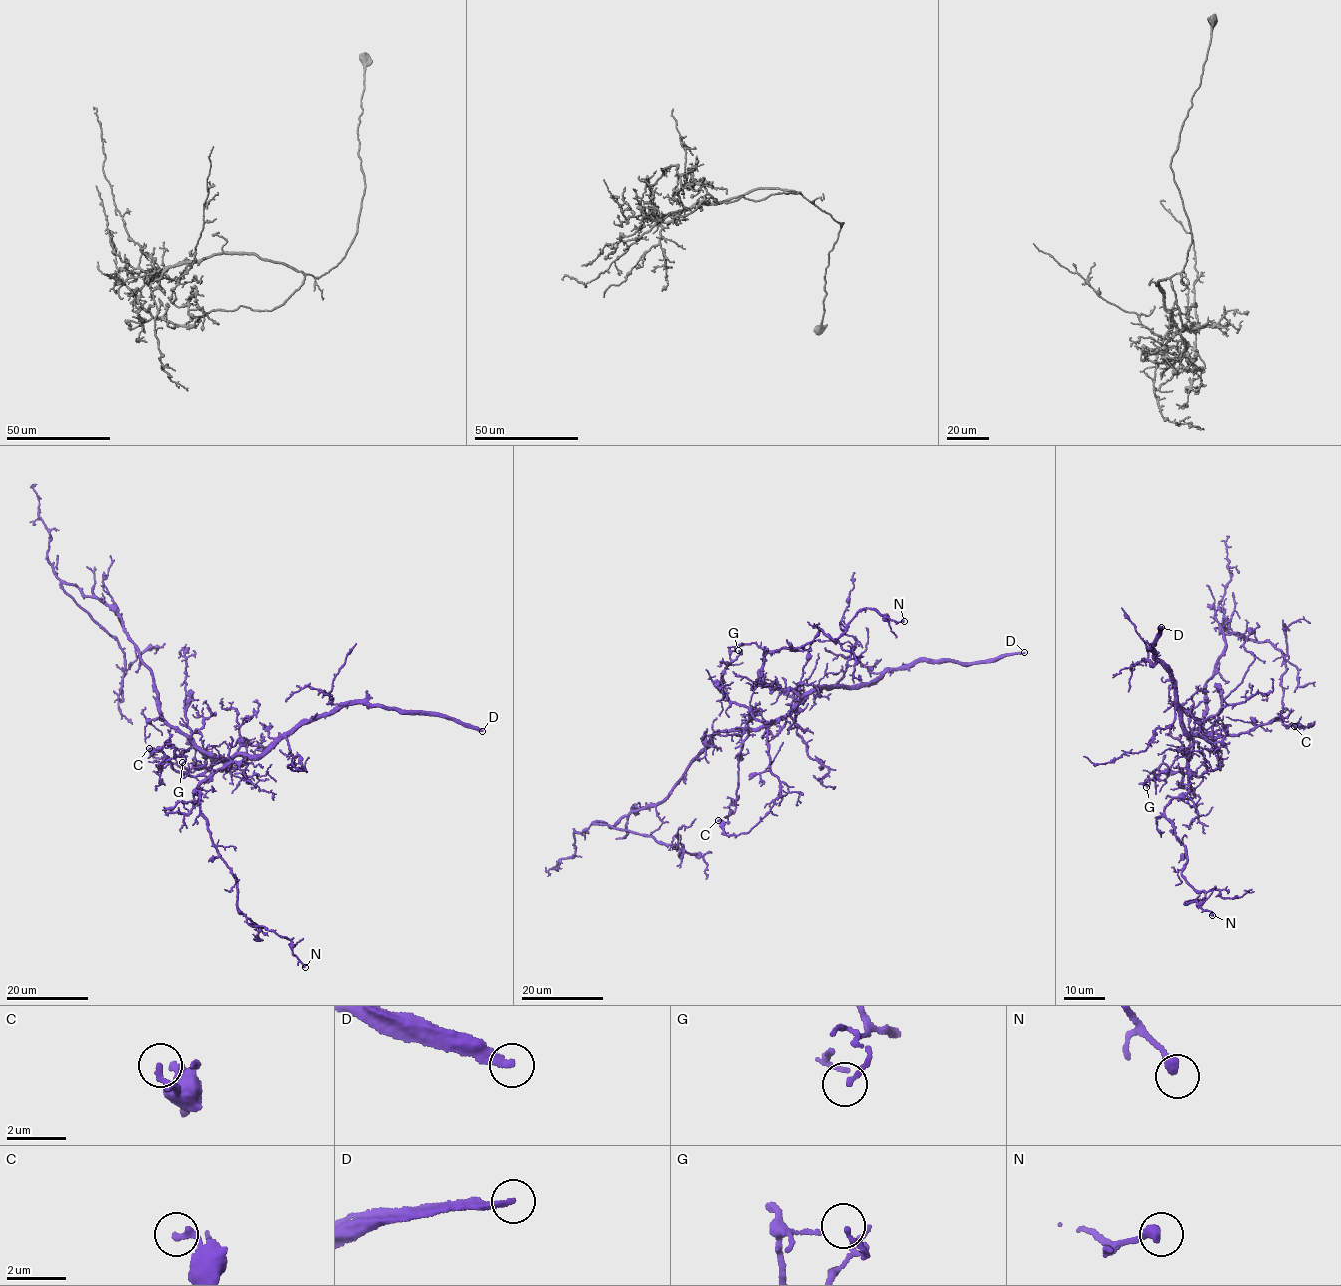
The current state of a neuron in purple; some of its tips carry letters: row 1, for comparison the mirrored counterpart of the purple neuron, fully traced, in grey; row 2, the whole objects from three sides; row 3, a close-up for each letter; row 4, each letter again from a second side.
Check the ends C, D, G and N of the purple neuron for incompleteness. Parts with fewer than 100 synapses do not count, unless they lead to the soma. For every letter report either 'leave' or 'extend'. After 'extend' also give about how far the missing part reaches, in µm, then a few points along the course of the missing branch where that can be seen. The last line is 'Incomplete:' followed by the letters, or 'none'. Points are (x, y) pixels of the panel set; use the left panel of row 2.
C: leave
D: extend | 190 µm
G: leave
N: leave
Incomplete: D

